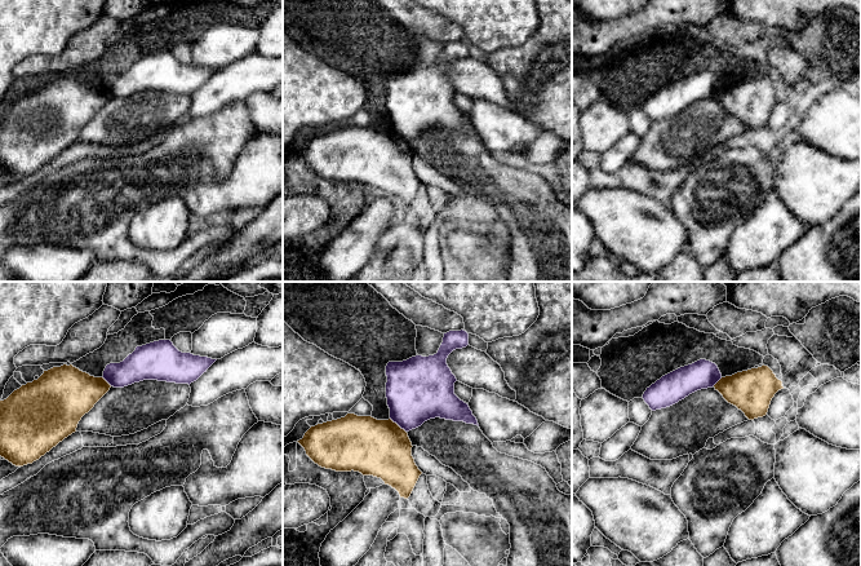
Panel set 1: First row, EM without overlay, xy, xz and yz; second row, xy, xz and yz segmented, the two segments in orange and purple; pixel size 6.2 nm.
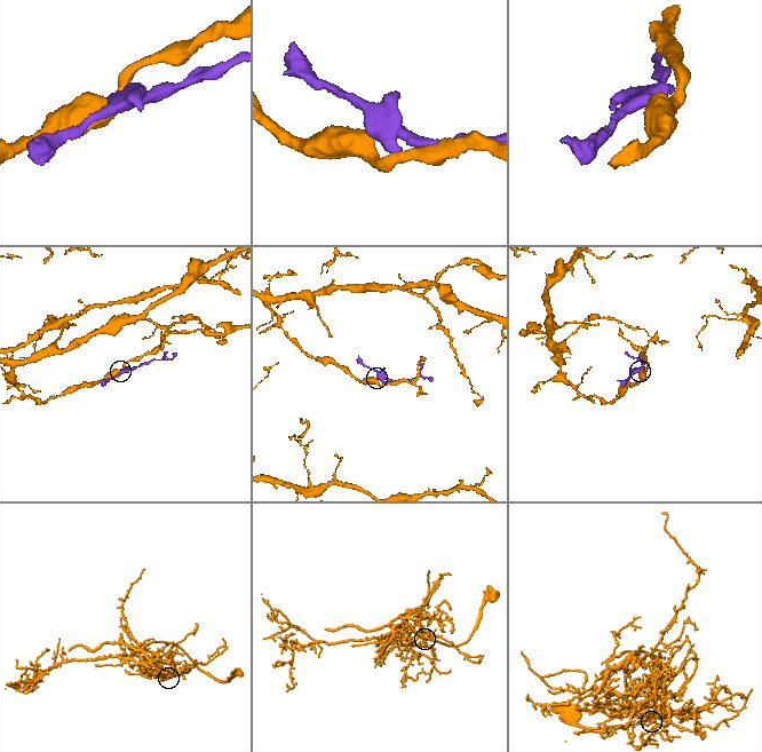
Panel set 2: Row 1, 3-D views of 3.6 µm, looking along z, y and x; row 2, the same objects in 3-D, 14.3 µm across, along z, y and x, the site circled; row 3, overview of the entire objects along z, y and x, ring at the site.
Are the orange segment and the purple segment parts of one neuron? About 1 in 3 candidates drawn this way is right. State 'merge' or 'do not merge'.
do not merge

